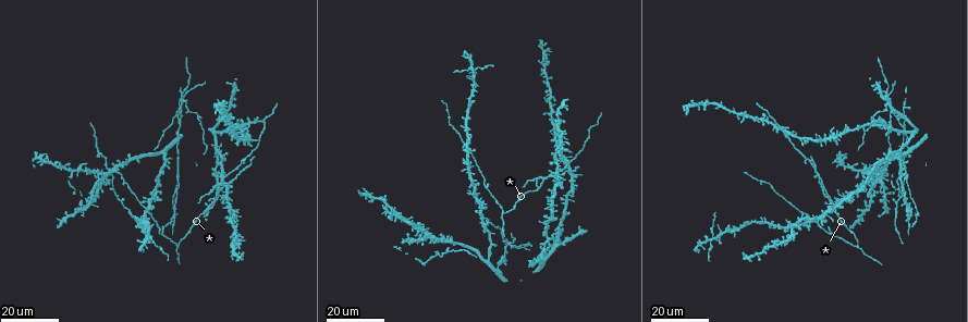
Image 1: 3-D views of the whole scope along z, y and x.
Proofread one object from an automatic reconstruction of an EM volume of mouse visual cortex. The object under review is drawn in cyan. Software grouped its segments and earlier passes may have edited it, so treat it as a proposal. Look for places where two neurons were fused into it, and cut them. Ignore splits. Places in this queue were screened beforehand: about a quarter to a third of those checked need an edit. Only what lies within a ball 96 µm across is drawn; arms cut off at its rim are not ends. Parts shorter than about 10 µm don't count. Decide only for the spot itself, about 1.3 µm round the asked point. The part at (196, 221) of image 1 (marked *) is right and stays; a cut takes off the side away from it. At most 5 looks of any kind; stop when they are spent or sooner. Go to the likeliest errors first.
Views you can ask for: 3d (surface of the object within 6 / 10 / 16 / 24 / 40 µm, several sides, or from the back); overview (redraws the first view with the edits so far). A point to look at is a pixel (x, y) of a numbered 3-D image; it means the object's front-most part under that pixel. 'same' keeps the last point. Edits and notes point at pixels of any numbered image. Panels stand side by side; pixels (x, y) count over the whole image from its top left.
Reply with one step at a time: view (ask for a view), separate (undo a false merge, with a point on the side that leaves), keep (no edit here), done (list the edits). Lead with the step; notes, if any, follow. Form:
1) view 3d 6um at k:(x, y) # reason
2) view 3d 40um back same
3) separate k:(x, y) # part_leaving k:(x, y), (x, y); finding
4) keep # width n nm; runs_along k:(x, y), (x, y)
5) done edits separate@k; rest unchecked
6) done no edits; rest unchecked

view 3d 24um at 1:(716, 237) # four or more arms meet

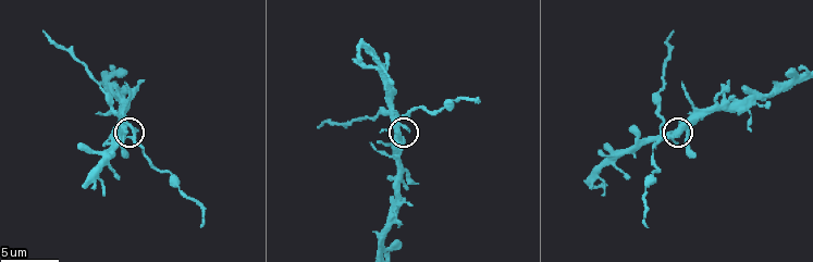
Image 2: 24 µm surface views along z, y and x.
view 3d 6um at 2:(673, 132) # closer look

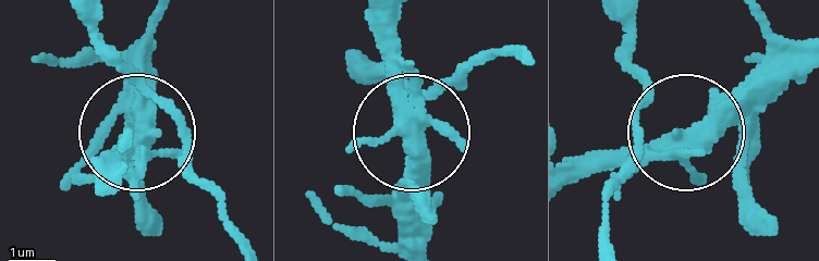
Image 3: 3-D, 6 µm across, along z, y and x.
keep # arms 5; all the same neuron

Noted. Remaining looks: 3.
view 3d 24um at 1:(182, 127) # arms part here

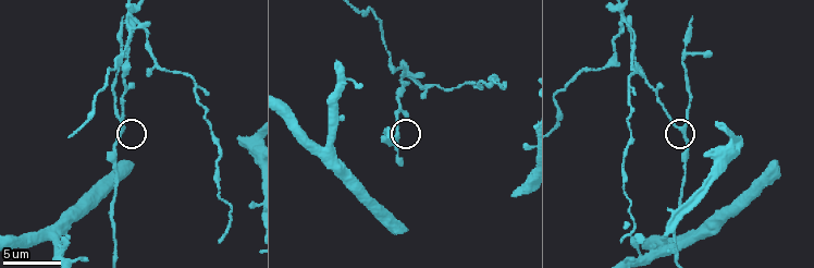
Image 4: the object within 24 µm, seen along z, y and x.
view 3d 6um at 4:(397, 135) # zoom in

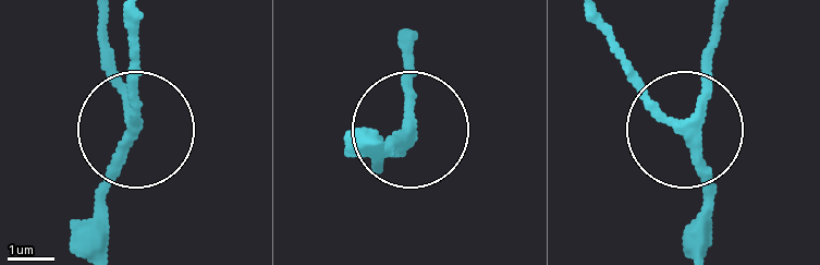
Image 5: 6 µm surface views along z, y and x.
keep # width 220 nm; runs_along 5:(594, 17), (637, 88), (684, 120), (719, 17); continuous, no second neuron

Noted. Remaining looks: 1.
done no edits; rest unchecked

